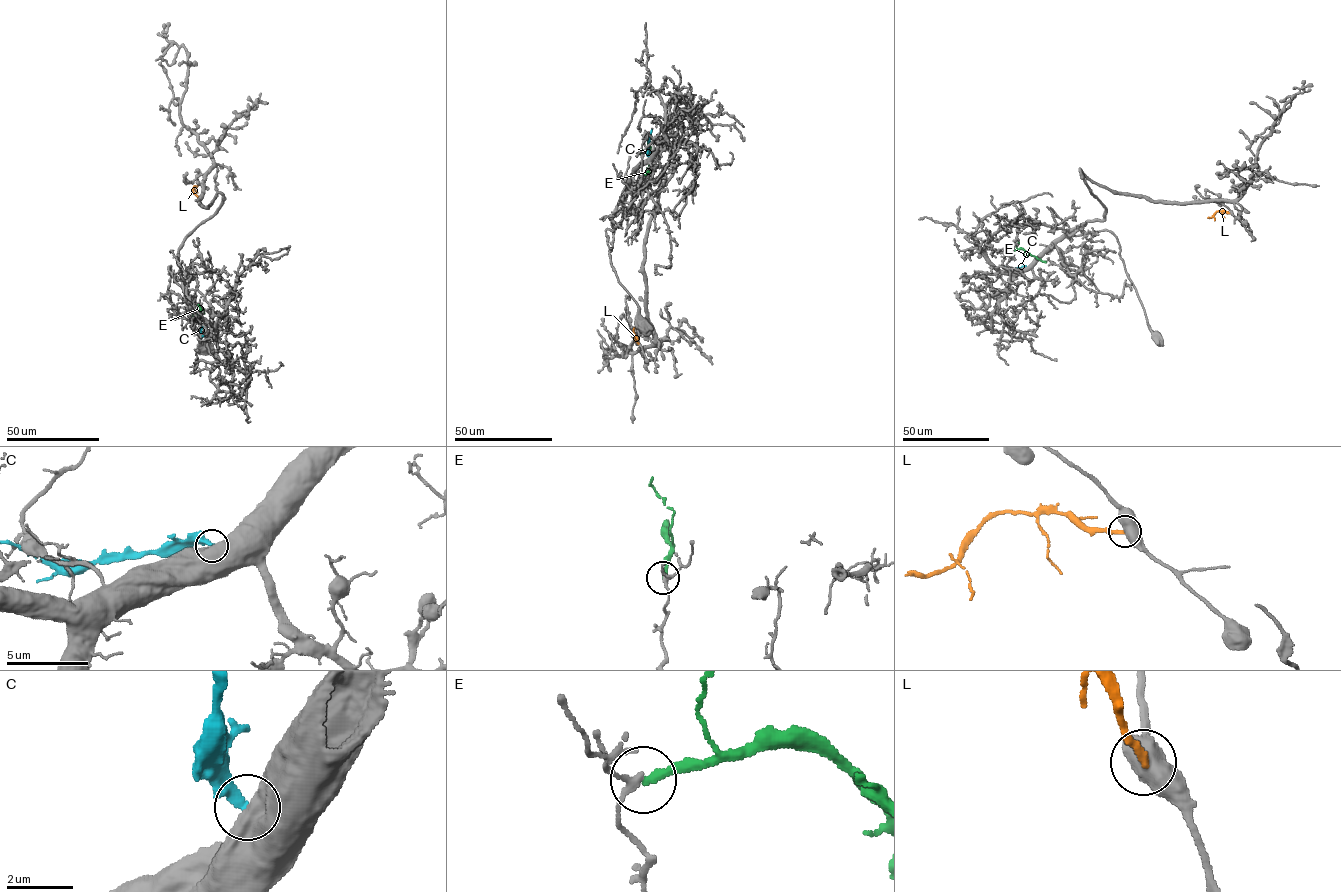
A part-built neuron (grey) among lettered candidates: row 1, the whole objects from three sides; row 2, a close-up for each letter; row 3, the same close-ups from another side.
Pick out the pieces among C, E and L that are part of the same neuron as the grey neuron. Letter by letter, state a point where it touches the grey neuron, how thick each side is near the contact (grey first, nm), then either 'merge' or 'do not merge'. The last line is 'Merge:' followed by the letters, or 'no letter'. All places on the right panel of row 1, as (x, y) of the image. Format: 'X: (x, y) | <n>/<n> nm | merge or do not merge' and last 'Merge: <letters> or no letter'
C: (1026, 267) | 800/280 nm | do not merge
E: (1013, 250) | 170/240 nm | do not merge
L: (1231, 213) | 500/200 nm | do not merge
Merge: no letter

